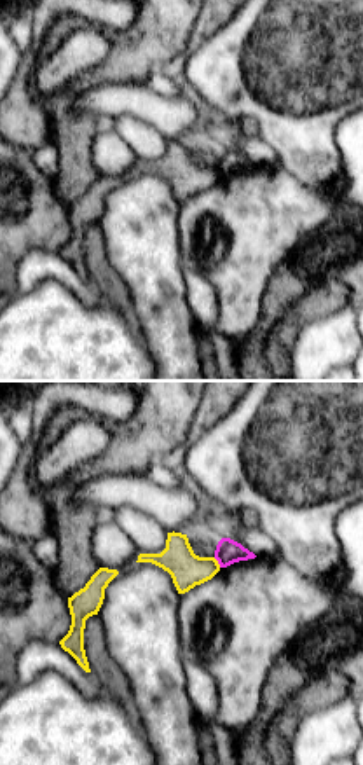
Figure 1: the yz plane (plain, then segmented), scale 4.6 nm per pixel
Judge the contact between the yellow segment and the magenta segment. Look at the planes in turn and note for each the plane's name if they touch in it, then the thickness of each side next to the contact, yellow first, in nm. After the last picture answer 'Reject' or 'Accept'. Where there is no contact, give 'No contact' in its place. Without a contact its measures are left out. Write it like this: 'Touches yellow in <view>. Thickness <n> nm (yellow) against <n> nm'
Touches yellow in yz. Thickness 160 nm (yellow) against 120 nm

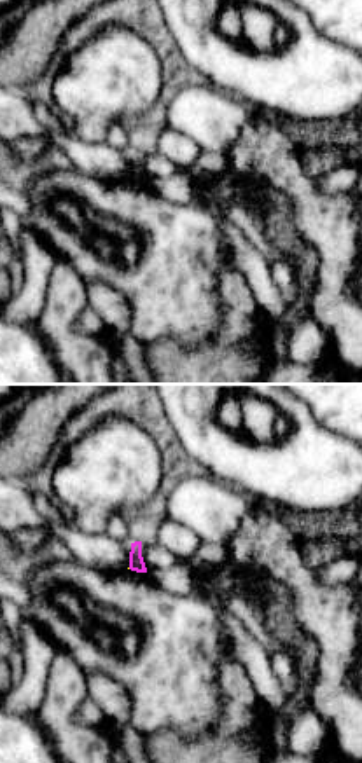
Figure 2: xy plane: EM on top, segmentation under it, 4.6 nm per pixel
No contact

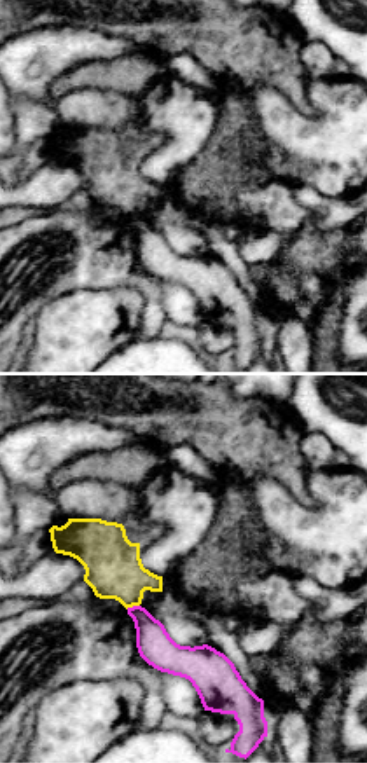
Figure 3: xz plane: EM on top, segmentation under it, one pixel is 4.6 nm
Touches yellow in xz. Thickness 260 nm (yellow) against 160 nm

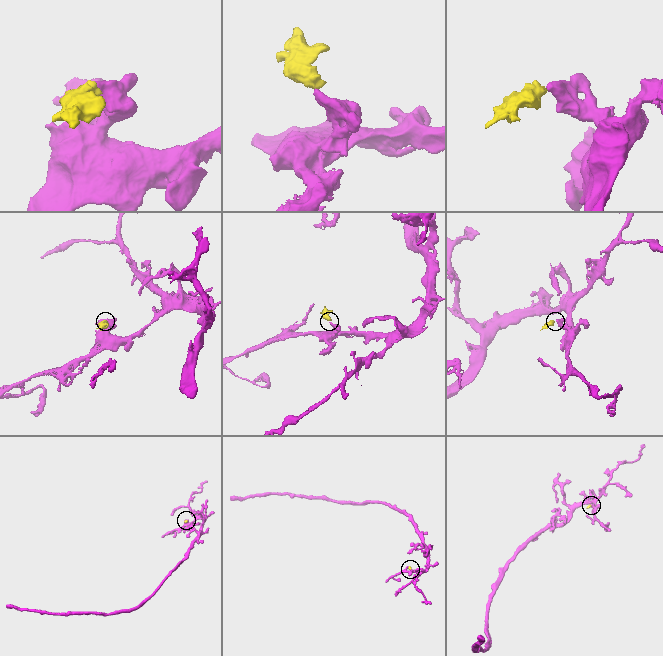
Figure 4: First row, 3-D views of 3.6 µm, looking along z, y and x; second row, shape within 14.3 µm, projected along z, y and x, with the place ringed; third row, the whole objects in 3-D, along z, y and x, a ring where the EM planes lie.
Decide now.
Reject

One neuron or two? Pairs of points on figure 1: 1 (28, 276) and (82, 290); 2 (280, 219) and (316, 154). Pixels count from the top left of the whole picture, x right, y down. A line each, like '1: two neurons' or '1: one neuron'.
1: one neuron
2: two neurons

